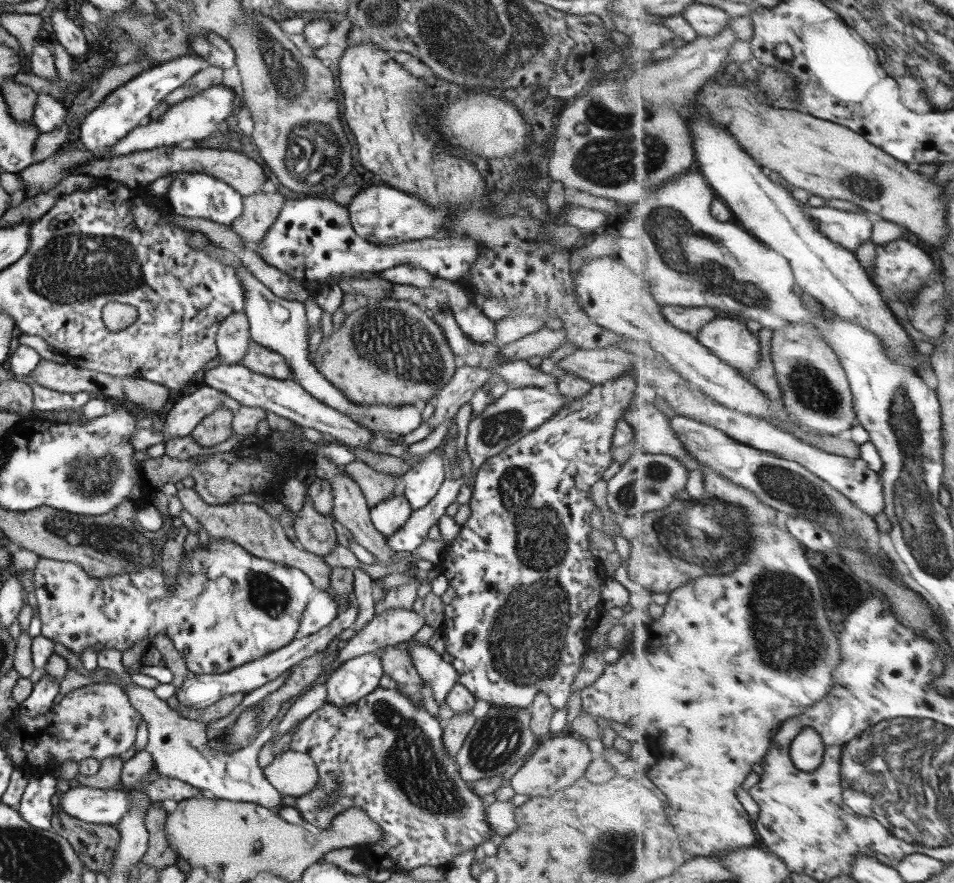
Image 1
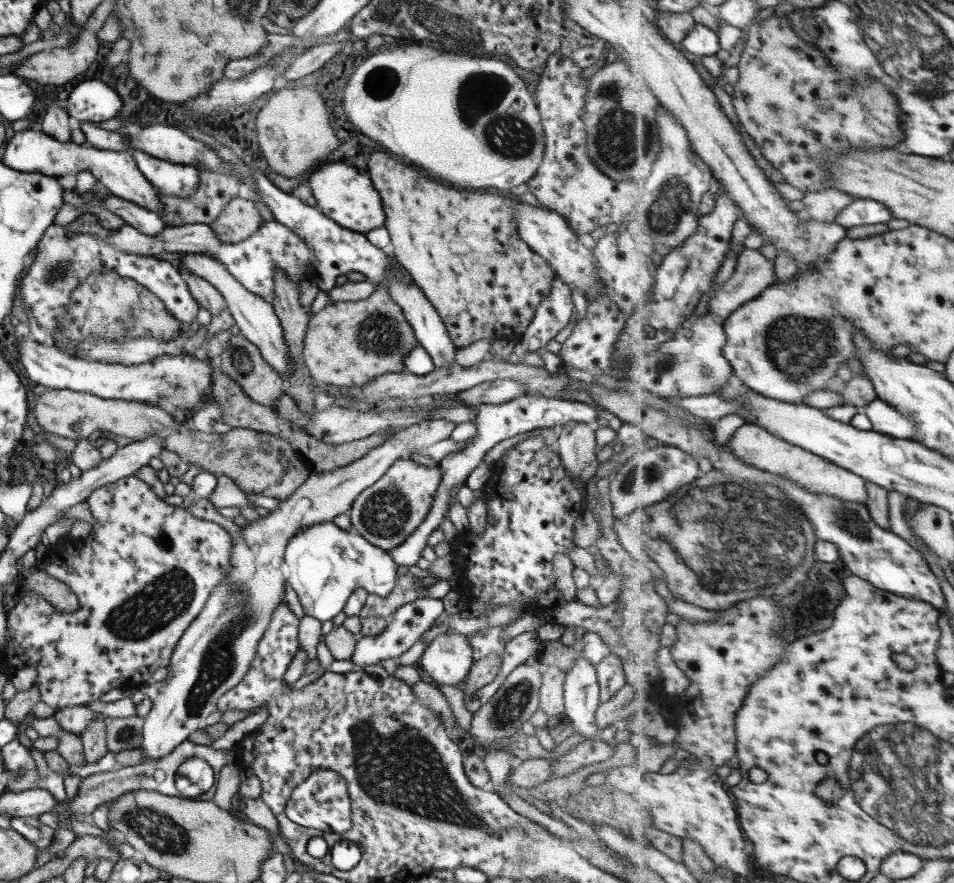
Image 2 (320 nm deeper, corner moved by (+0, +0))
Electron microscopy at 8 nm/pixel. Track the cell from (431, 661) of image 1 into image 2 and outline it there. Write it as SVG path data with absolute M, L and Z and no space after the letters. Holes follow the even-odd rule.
M332 522L315 523L302 531L297 531L286 542L283 551L286 584L289 584L290 590L297 595L302 612L321 623L331 621L339 614L354 590L362 588L368 594L386 597L395 584L397 566L388 551L369 544L357 531L344 531Z

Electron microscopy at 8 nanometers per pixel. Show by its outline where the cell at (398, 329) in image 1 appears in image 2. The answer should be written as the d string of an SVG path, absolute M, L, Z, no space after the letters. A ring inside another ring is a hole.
M376 285L374 291L363 300L331 301L316 313L312 313L306 322L301 356L311 380L317 384L329 384L335 387L361 388L373 382L377 376L403 372L403 358L415 348L417 340L413 330L404 319L403 313L388 295L383 286Z

